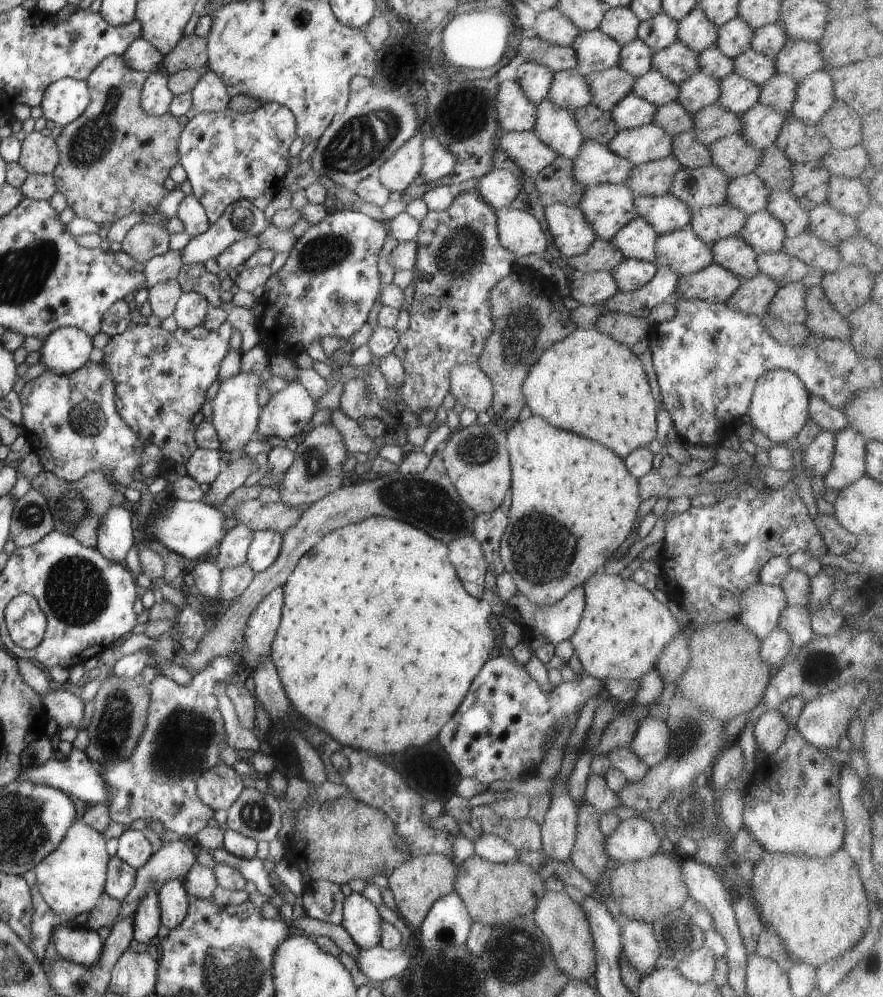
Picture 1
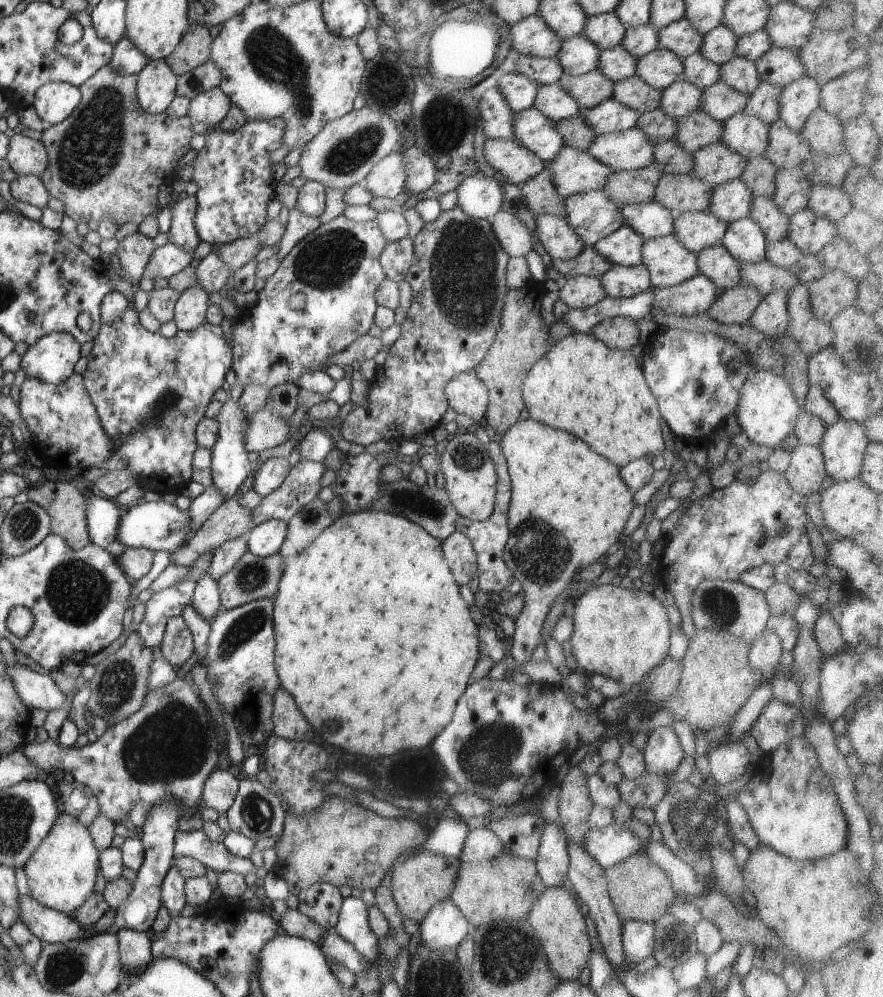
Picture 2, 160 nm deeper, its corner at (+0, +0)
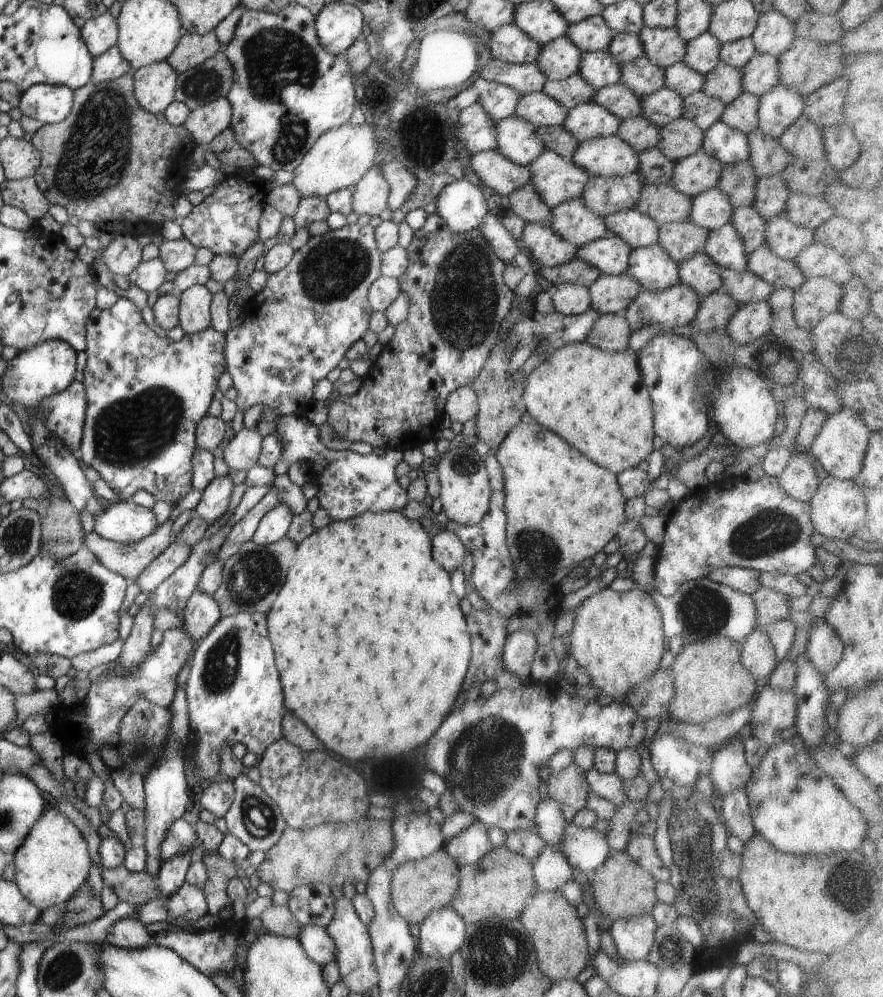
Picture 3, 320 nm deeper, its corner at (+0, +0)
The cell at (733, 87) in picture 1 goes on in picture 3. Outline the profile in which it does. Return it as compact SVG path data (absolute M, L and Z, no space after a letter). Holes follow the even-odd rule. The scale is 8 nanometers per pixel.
M698 91L683 98L680 117L694 121L696 126L705 131L710 125L719 120L725 106L716 97L712 98L704 91Z

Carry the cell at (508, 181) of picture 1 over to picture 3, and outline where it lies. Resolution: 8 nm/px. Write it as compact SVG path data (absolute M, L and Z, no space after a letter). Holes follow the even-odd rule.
M460 179L447 184L435 198L436 215L455 233L477 229L489 213L482 190Z

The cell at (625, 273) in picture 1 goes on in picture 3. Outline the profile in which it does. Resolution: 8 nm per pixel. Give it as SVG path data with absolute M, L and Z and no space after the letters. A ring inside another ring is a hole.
M626 274L600 275L588 288L591 308L601 314L621 314L642 290L641 284Z

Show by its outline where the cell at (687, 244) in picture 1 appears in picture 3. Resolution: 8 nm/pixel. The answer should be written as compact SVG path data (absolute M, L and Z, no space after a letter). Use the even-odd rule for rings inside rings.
M656 243L632 249L625 274L636 279L644 291L666 290L679 283L679 263Z

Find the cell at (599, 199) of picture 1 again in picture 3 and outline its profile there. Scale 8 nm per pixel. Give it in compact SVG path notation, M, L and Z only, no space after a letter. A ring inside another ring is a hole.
M581 198L560 203L551 211L550 228L577 248L610 235L603 218L588 210Z

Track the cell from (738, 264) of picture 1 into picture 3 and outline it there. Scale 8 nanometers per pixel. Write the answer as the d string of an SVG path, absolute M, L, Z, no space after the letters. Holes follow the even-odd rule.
M700 253L679 262L679 283L692 287L699 296L706 296L722 289L721 266L708 255Z

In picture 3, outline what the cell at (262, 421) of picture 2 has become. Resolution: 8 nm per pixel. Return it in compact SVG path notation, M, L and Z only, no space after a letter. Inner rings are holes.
M245 426L229 440L224 448L222 458L229 470L246 472L257 463L263 437L256 430L248 430Z

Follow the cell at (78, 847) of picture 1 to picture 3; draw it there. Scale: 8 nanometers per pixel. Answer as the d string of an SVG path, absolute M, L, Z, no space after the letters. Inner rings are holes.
M58 808L45 810L35 822L26 840L13 854L15 880L22 896L36 905L40 912L54 905L65 904L86 884L92 860L86 849L86 841L74 823Z

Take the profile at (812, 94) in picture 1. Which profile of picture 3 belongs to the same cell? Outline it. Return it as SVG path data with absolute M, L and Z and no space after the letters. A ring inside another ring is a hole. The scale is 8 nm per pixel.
M776 85L759 98L758 130L764 137L778 140L780 135L801 115L805 98L791 88Z

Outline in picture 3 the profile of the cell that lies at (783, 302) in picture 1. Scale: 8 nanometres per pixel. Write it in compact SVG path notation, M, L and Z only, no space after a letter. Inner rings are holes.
M766 301L742 305L725 324L725 331L732 342L749 345L769 333L771 314L772 309Z

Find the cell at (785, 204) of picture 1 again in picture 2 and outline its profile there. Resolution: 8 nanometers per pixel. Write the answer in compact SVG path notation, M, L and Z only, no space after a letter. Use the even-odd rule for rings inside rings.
M754 198L748 217L758 223L758 226L763 230L764 238L767 242L775 243L786 238L789 217L779 211L773 198Z

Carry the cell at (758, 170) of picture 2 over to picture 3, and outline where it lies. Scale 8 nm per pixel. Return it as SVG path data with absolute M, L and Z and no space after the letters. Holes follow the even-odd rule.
M747 161L725 165L716 188L729 196L733 208L753 206L757 176Z

